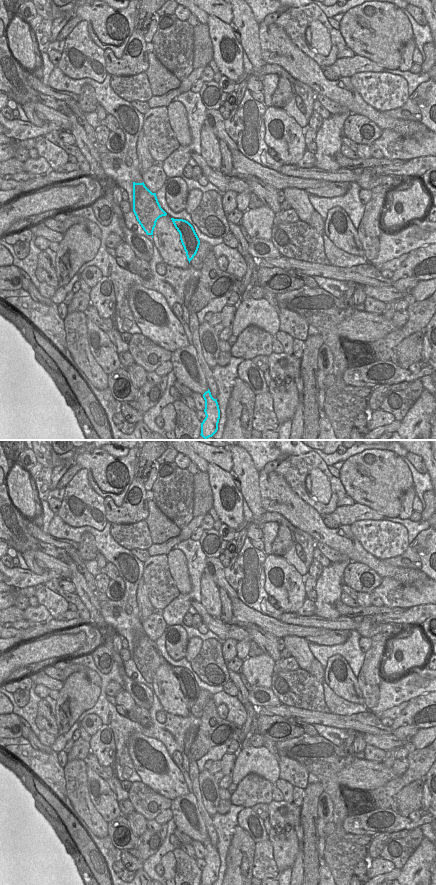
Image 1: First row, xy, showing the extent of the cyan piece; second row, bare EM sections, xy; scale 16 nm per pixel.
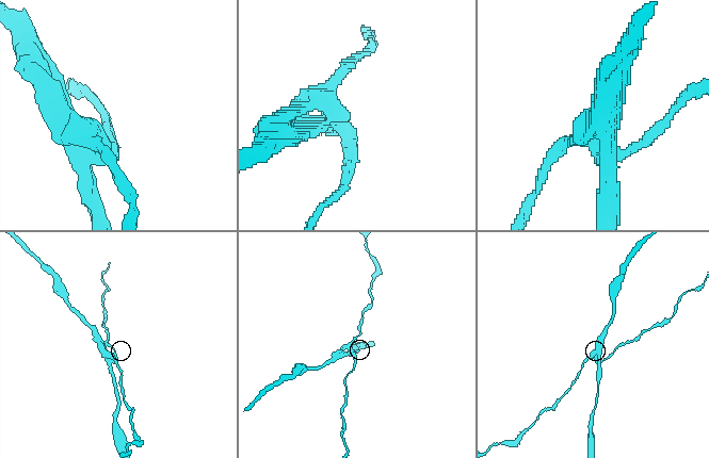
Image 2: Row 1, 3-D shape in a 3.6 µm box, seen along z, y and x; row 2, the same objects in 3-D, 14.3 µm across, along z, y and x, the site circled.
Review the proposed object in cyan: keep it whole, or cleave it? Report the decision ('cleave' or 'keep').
cleave

